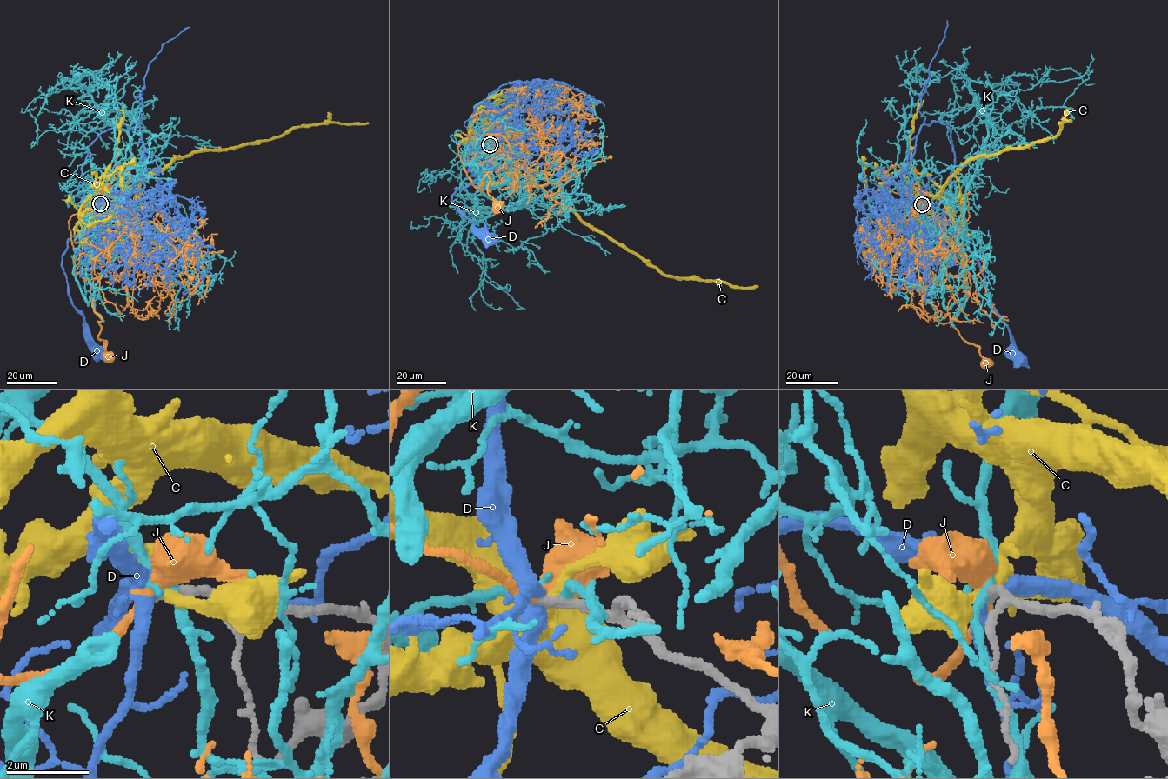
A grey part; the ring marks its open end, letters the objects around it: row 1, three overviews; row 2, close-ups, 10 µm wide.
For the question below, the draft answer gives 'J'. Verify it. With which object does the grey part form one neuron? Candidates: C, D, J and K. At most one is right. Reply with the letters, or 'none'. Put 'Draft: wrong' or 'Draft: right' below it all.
J
Draft: right

